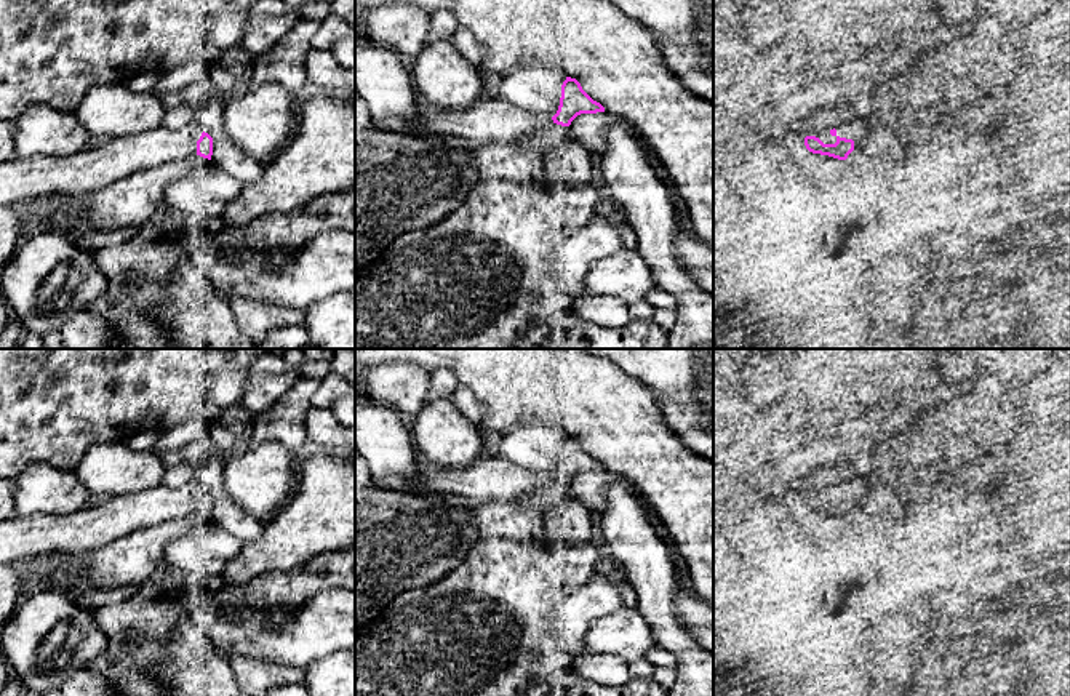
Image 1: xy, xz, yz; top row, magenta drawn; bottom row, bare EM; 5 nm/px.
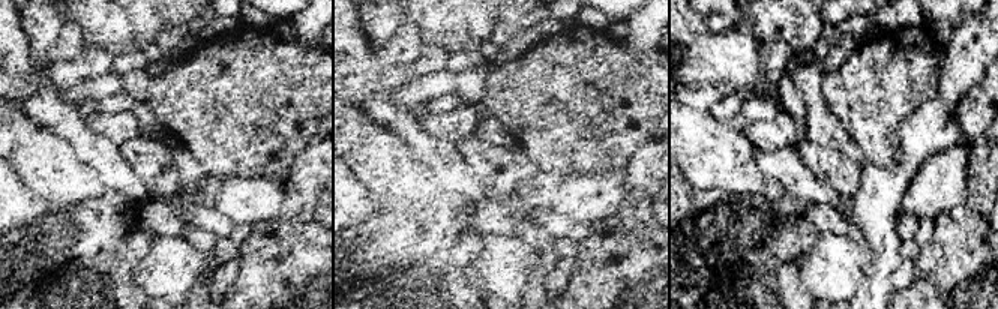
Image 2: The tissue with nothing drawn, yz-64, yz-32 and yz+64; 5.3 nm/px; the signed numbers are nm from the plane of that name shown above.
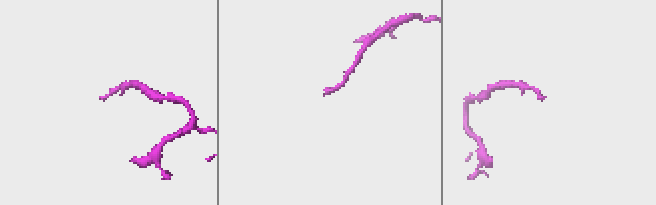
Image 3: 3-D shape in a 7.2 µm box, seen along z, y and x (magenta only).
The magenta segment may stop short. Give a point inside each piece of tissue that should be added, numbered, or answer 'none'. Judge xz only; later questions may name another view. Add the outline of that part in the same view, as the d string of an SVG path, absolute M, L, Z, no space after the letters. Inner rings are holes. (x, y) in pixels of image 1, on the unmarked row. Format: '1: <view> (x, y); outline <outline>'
1: xz (490, 479); outline M480 456L462 469L422 469L414 480L392 477L389 486L398 493L427 490L488 501L513 501L536 493L553 478L549 472L534 472L501 458Z

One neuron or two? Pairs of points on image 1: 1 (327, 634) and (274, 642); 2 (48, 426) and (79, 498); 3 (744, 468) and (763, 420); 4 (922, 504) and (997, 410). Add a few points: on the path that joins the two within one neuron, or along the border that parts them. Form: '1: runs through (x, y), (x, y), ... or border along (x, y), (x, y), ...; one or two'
1: runs through (314, 634), (298, 642), (287, 642); one
2: border along (29, 464), (50, 463), (74, 471); two
3: runs through (744, 456), (746, 444), (758, 431); one
4: runs through (931, 480), (933, 474), (973, 434); one

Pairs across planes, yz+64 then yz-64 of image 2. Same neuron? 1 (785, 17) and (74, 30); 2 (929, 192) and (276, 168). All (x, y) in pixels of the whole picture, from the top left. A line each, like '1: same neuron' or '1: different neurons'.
1: different neurons
2: different neurons

